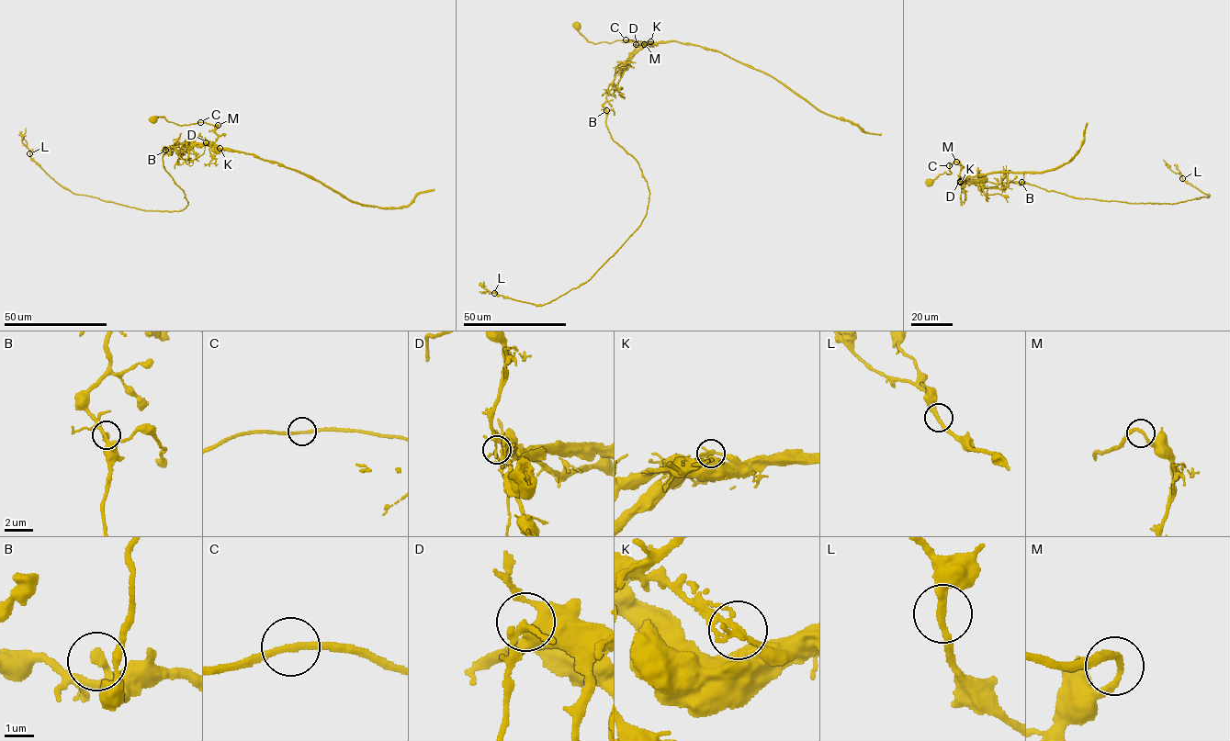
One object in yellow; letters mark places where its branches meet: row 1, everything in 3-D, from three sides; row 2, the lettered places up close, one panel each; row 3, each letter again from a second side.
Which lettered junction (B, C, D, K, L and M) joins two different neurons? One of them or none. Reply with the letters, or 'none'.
K

